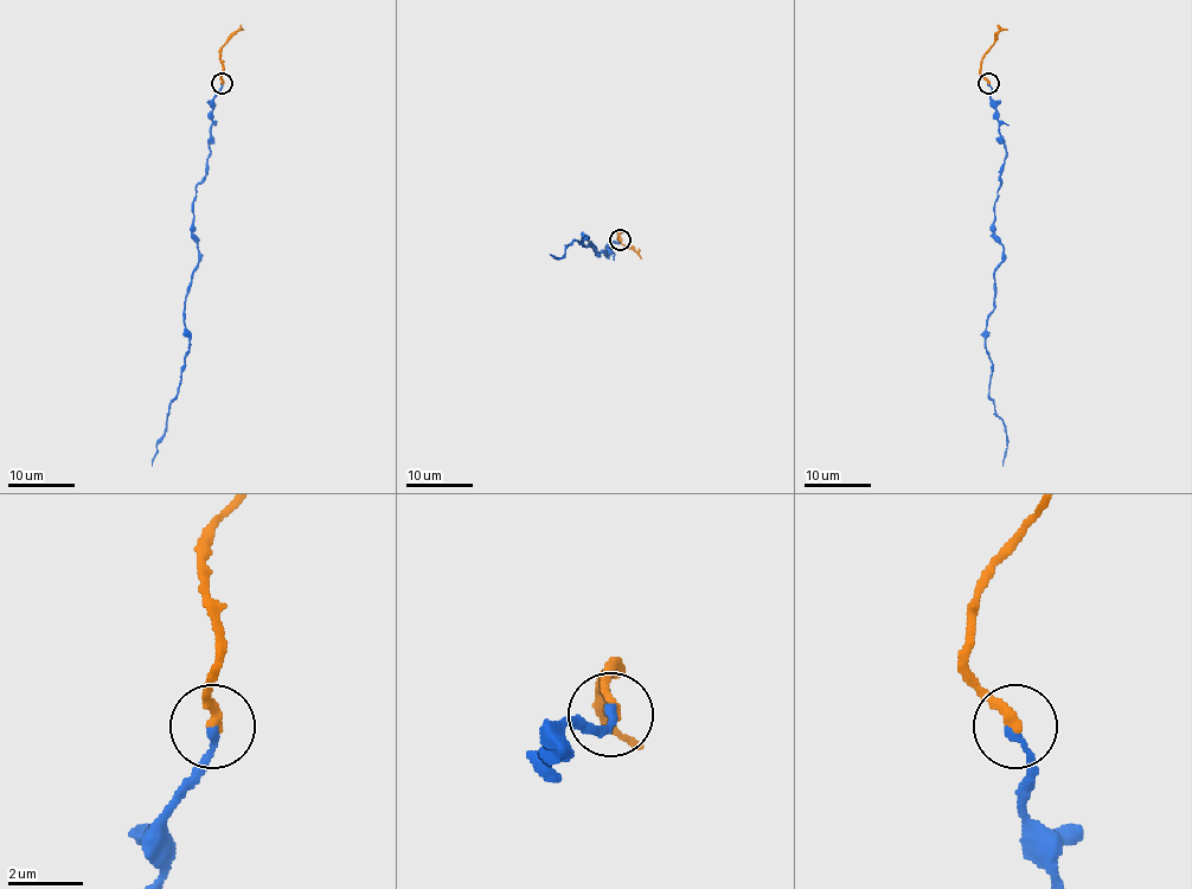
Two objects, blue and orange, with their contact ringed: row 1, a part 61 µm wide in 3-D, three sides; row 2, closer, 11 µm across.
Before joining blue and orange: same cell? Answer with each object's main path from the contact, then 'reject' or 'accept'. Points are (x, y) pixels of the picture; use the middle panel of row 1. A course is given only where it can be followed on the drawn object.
blue via (620, 241), (611, 242), (607, 257), (582, 243), (587, 235), (582, 242), (574, 241), (562, 257), (550, 254) | orange via (620, 241), (620, 232), (619, 241), (642, 258) | accept

